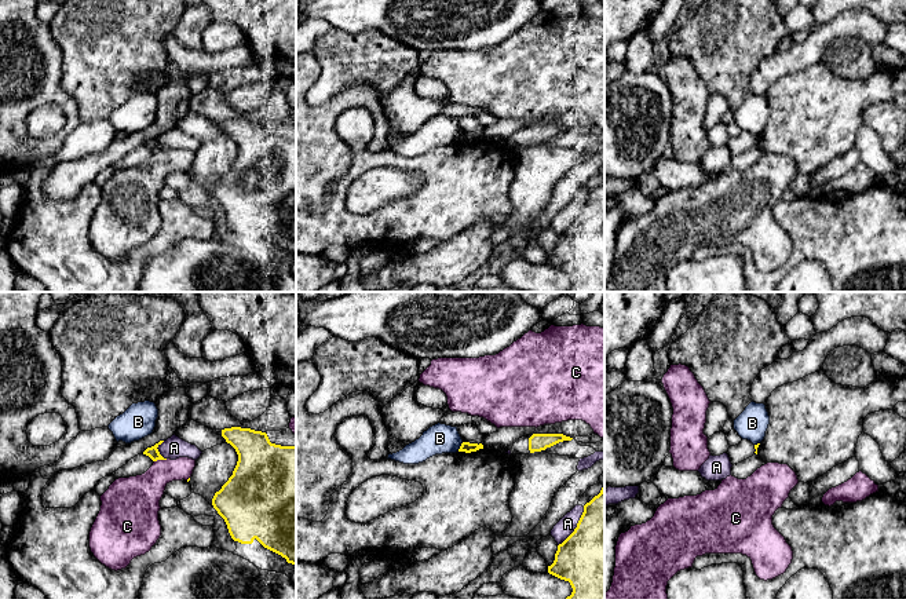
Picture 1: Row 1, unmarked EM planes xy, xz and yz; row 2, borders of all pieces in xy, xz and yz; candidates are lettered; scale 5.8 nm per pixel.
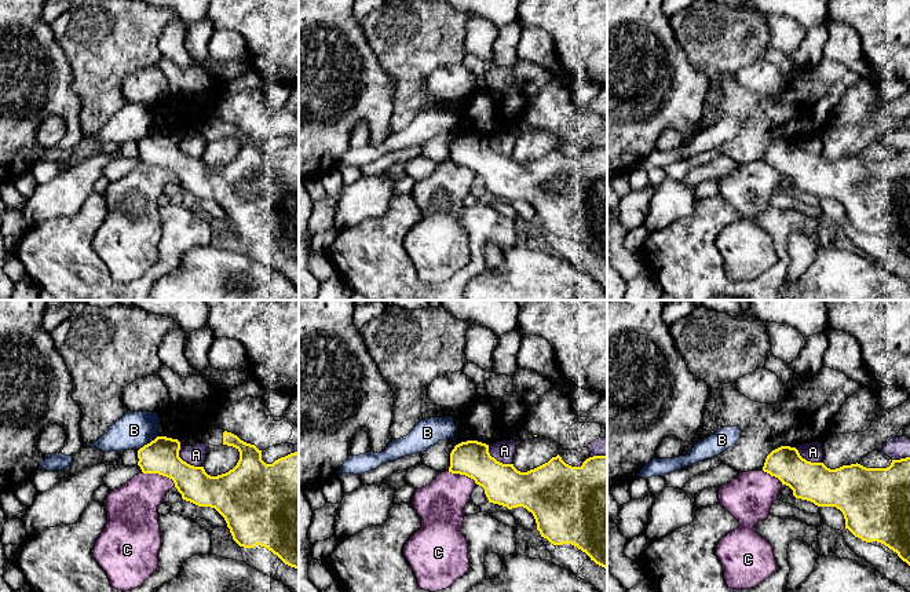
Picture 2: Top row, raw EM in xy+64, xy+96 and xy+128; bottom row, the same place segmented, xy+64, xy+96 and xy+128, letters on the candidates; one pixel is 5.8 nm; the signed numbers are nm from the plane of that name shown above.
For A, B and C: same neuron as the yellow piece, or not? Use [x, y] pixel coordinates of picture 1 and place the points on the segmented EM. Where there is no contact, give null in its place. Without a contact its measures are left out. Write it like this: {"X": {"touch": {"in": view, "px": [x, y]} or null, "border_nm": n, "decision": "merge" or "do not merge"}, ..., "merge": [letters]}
{"A": {"touch": {"in": "xz", "px": [577, 526]}, "border_nm": 280, "decision": "do not merge"}, "B": {"touch": {"in": "xz", "px": [460, 446]}, "border_nm": 70, "decision": "do not merge"}, "C": {"touch": {"in": "xy", "px": [160, 459]}, "border_nm": 80, "decision": "do not merge"}, "merge": []}

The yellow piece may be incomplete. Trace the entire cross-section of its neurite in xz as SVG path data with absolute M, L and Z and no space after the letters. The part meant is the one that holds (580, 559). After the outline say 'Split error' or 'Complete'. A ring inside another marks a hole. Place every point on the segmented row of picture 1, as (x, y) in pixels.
M604 485L600 493L584 505L574 532L558 545L548 573L570 582L573 592L566 599L604 599Z. Complete

